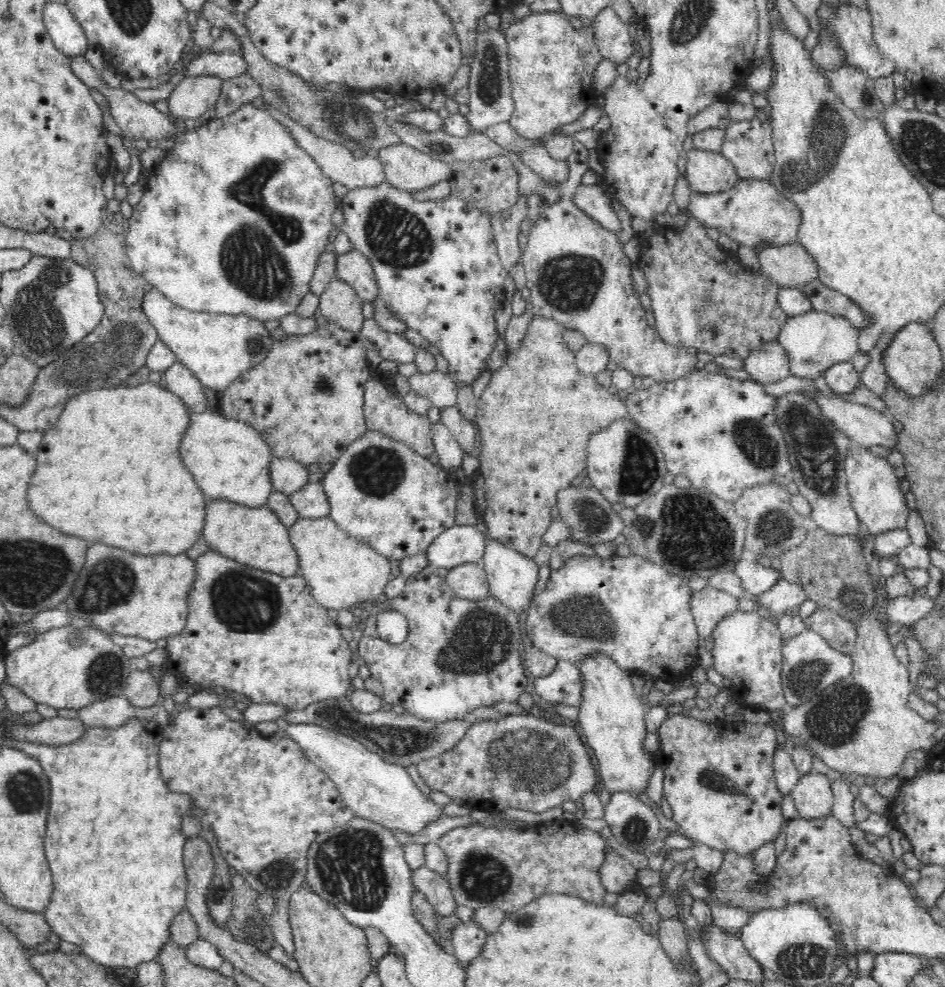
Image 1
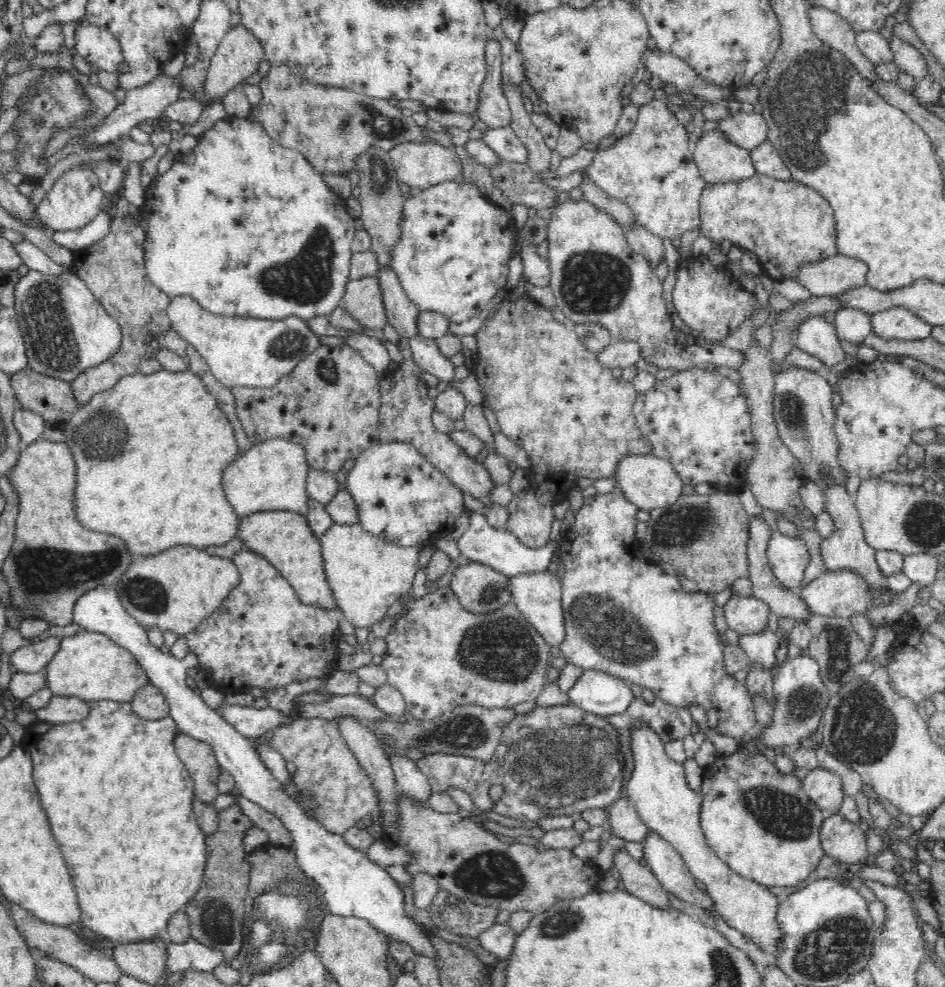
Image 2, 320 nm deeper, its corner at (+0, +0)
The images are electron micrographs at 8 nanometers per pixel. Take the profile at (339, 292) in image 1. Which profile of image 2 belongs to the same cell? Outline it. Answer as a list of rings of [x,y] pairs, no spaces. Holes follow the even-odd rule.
[[[375,276],[350,279],[343,289],[341,306],[364,327],[384,329],[386,326],[386,309]]]

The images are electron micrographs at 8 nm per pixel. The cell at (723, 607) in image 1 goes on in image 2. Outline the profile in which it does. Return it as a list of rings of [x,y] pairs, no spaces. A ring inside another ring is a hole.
[[[732,596],[724,607],[724,617],[728,628],[734,629],[740,635],[756,633],[768,628],[769,616],[772,615],[766,602],[755,597]]]

